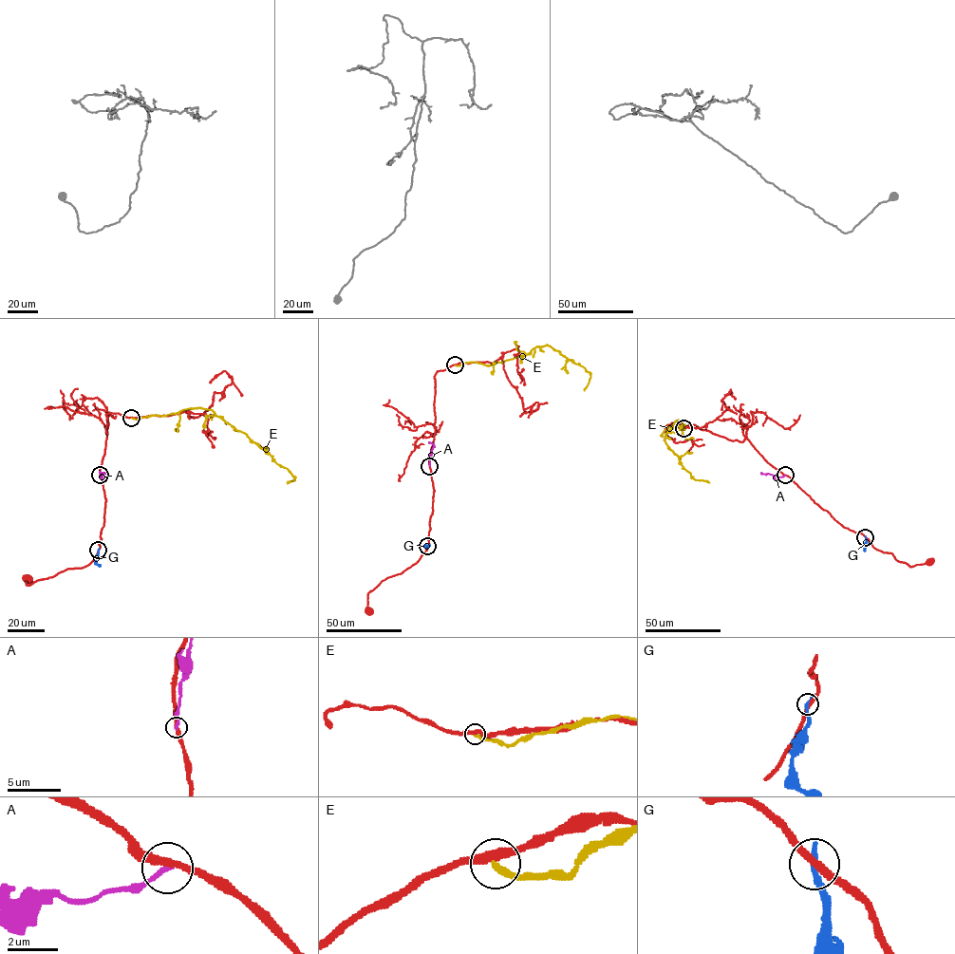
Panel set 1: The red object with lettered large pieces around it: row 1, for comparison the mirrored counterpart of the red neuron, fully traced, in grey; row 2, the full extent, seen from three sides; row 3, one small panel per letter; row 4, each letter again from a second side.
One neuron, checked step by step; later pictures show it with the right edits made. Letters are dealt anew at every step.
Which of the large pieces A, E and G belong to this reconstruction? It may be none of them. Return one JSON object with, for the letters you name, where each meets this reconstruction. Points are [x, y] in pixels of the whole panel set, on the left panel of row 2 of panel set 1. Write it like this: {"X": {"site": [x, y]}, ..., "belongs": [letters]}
{"belongs": []}

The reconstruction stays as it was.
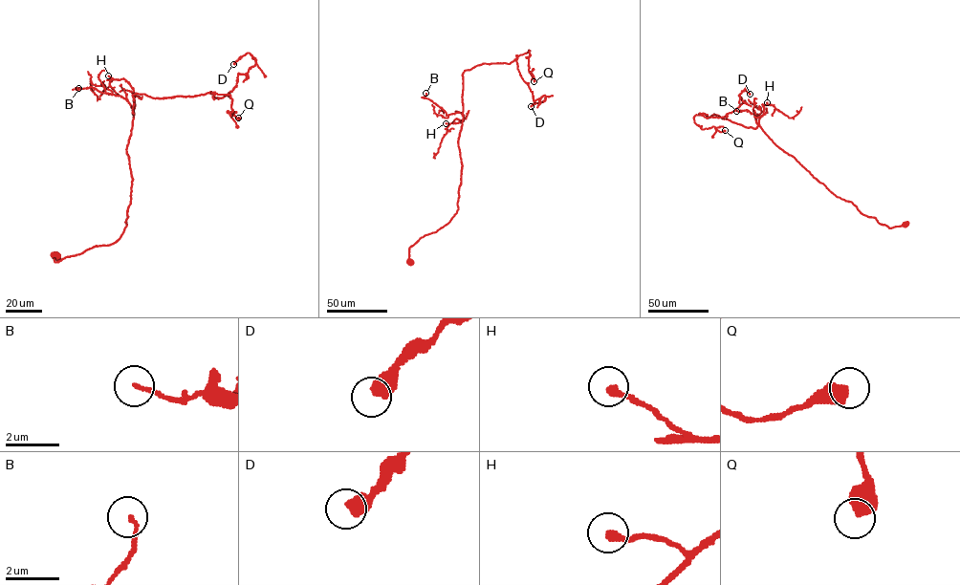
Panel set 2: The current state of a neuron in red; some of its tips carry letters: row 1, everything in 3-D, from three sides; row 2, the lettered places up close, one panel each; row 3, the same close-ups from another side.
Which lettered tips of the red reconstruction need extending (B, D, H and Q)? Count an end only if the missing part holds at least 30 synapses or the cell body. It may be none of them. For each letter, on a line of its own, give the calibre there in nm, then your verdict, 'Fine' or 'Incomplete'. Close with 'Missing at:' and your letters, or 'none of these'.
B: Thickness 140 nm. Fine
D: Thickness 550 nm. Fine
H: Thickness 280 nm. Fine
Q: Thickness 600 nm. Fine
Missing at: none of these

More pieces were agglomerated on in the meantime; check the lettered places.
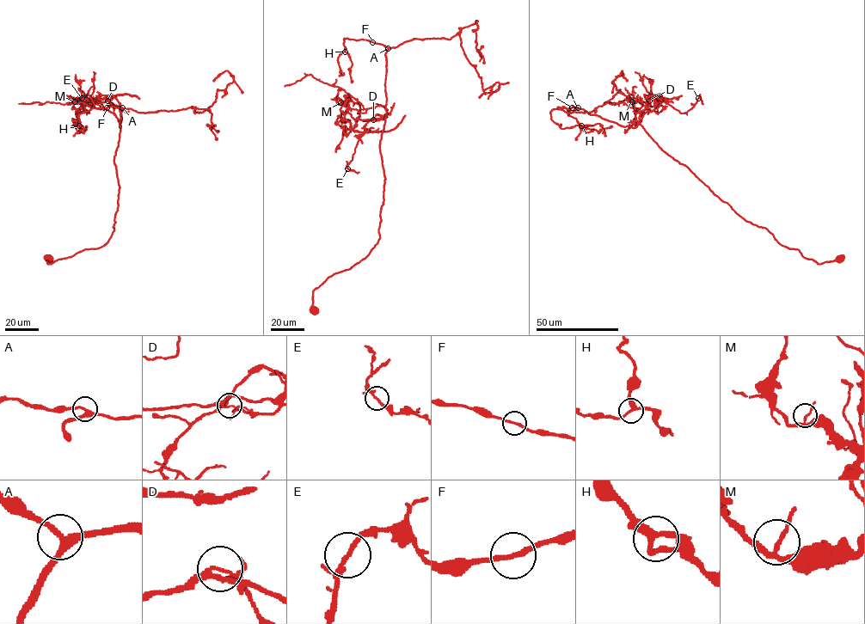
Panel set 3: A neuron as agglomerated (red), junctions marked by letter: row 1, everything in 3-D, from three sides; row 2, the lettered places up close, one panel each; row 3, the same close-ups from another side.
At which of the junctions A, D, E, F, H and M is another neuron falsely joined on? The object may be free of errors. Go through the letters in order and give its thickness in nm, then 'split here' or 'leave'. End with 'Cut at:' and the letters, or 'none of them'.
A: 280 nm thick; leave
D: 130 nm thick; split here
E: 140 nm thick; leave
F: 200 nm thick; leave
H: 220 nm thick; leave
M: 140 nm thick; leave
Cut at: D

